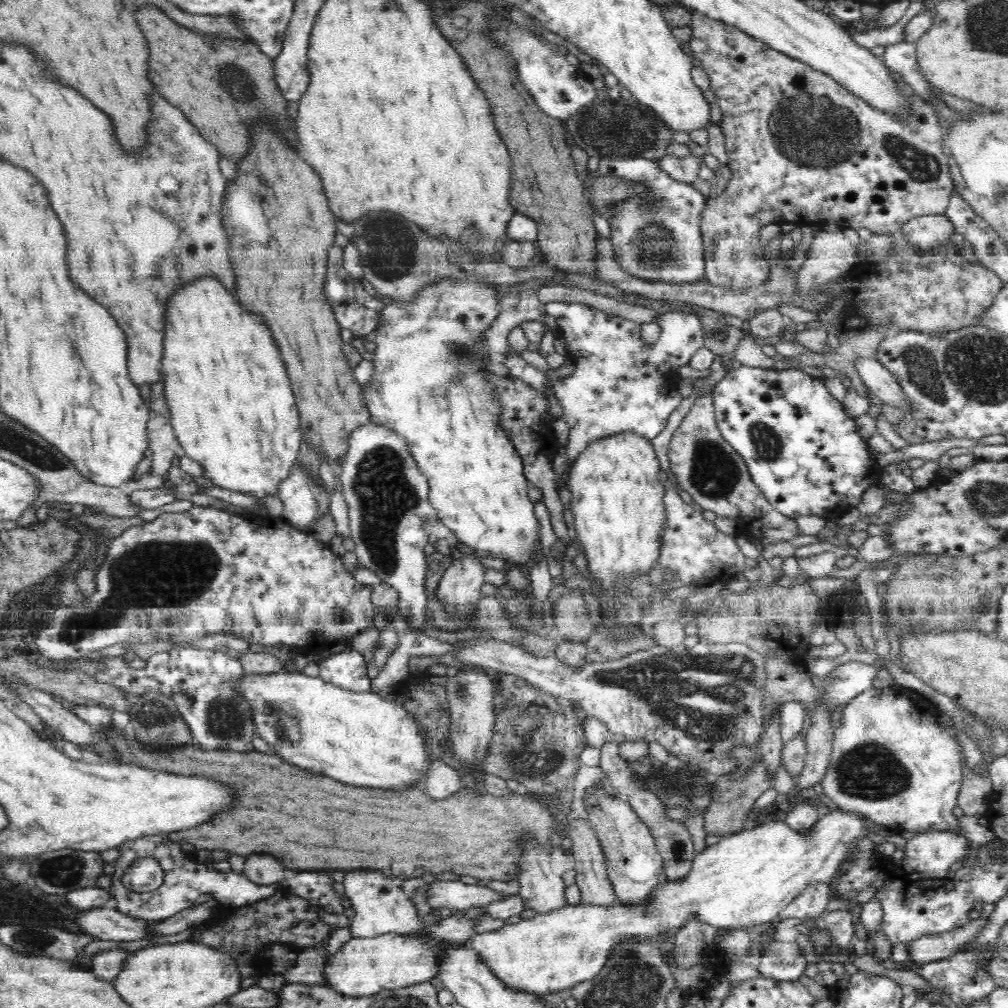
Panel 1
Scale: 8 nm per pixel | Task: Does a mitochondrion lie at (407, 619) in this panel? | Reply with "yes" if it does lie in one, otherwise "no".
no

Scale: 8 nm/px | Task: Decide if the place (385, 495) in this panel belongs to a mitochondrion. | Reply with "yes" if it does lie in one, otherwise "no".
yes

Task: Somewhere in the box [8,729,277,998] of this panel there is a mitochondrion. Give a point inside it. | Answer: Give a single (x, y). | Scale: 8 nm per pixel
(51, 877)

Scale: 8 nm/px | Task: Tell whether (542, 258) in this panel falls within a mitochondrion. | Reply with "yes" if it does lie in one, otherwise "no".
no

